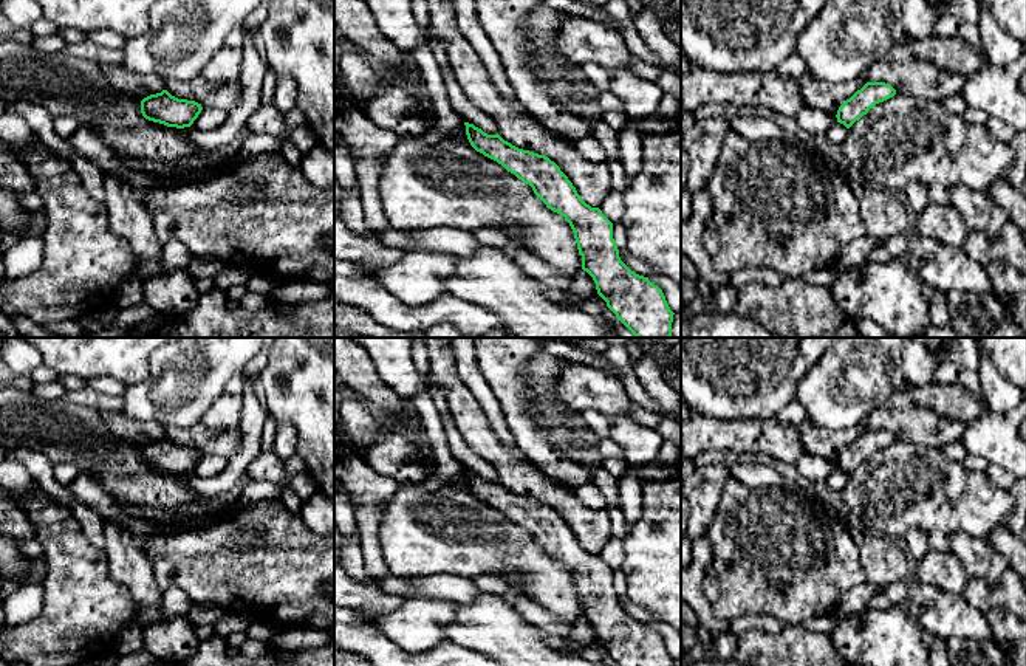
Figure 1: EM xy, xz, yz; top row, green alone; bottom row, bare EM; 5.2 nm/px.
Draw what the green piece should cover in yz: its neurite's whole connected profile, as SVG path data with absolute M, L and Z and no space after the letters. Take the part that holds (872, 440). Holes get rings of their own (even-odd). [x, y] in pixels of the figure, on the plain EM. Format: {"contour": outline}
{"contour": "M867 429L837 457L837 469L850 475L856 468L868 460L876 451L884 449L896 441L896 437L885 429Z"}

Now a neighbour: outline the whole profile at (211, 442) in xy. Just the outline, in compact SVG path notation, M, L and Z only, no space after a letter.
M203 423L192 427L170 427L166 437L178 445L198 449L203 455L221 455L229 458L241 445L240 426L235 429L212 429Z

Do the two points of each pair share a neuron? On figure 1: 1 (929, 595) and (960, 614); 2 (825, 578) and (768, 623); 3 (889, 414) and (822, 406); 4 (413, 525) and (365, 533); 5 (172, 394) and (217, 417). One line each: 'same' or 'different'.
1: same
2: different
3: different
4: different
5: different

